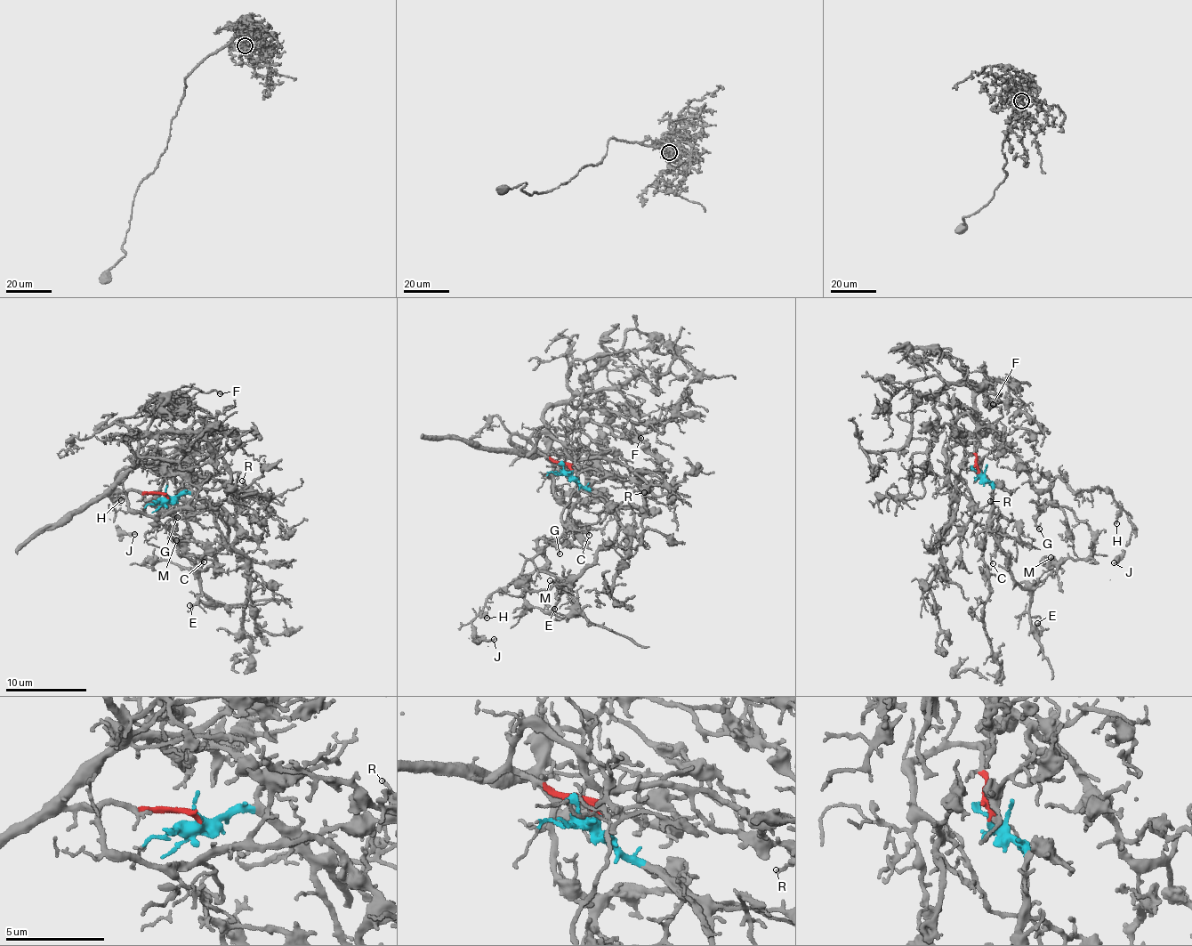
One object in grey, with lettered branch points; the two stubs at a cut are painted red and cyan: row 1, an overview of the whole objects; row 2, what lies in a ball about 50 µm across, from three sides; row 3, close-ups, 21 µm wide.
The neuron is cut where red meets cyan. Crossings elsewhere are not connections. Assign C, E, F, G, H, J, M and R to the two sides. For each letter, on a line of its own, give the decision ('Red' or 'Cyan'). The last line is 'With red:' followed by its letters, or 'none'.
C: Red
E: Cyan
F: Red
G: Red
H: Red
J: Red
M: Red
R: Red
With red: C, F, G, H, J, M, R

